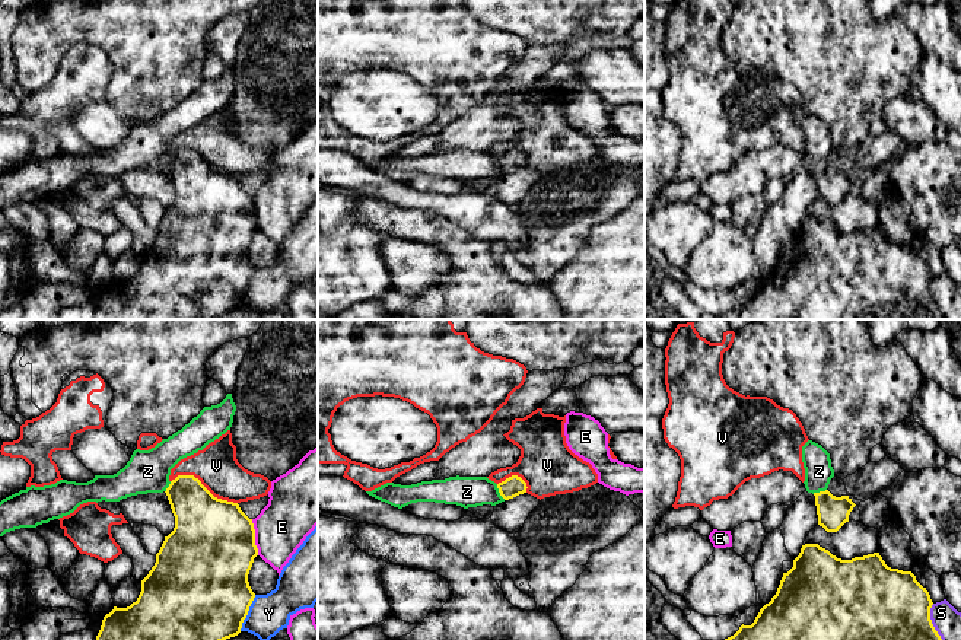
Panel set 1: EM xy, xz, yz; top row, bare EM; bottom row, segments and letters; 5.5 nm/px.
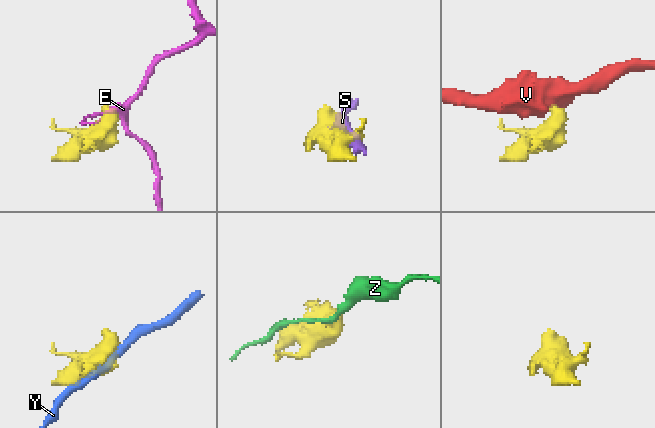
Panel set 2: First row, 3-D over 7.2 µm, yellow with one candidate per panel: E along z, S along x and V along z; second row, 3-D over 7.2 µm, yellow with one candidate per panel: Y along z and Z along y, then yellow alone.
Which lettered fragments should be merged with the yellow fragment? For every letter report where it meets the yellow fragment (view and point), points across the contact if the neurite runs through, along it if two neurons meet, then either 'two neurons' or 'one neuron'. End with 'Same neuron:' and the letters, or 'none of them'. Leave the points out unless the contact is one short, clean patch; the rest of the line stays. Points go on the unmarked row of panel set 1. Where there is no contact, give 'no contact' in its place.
E: meets yellow in xy at (254, 210); two neurons
S: meets yellow in yz at (932, 298); two neurons
V: meets yellow in xy at (203, 159); two neurons
Y: meets yellow in xy at (247, 286); two neurons
Z: meets yellow in xz at (499, 165); border along xz (496, 158), (505, 172); two neurons
Same neuron: none of them

